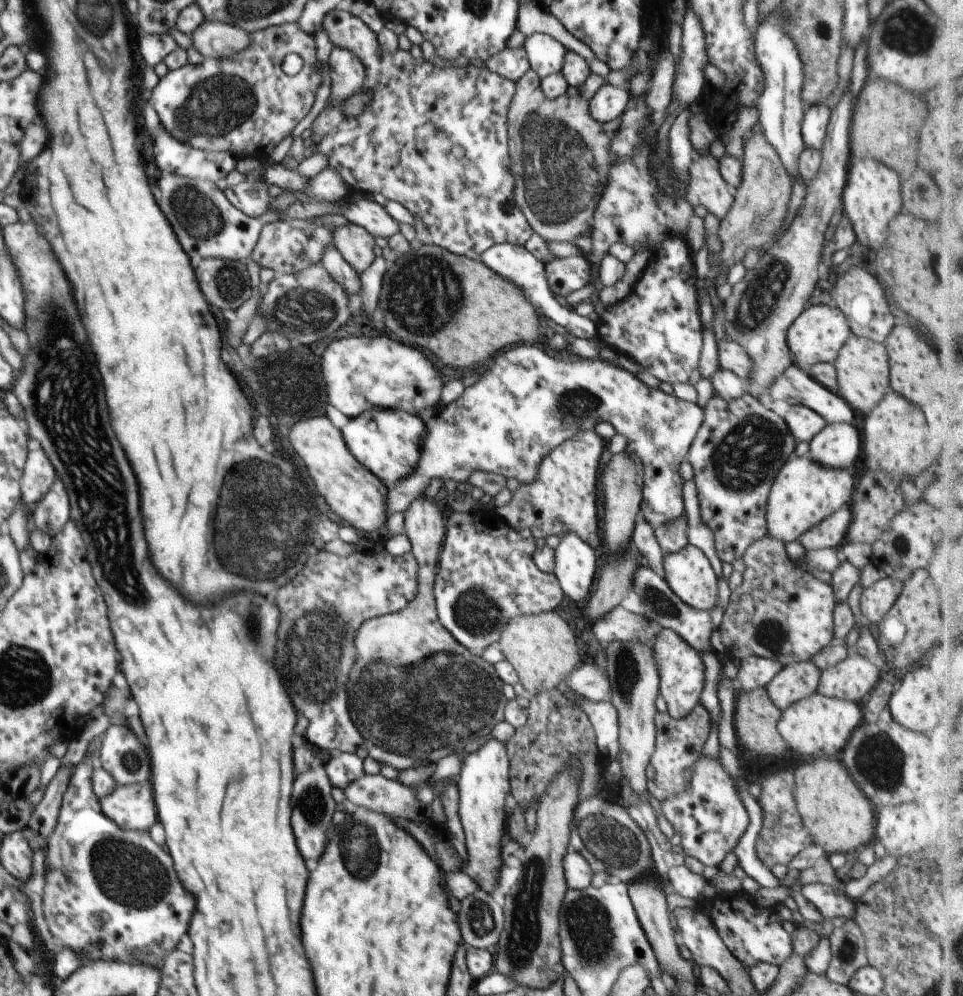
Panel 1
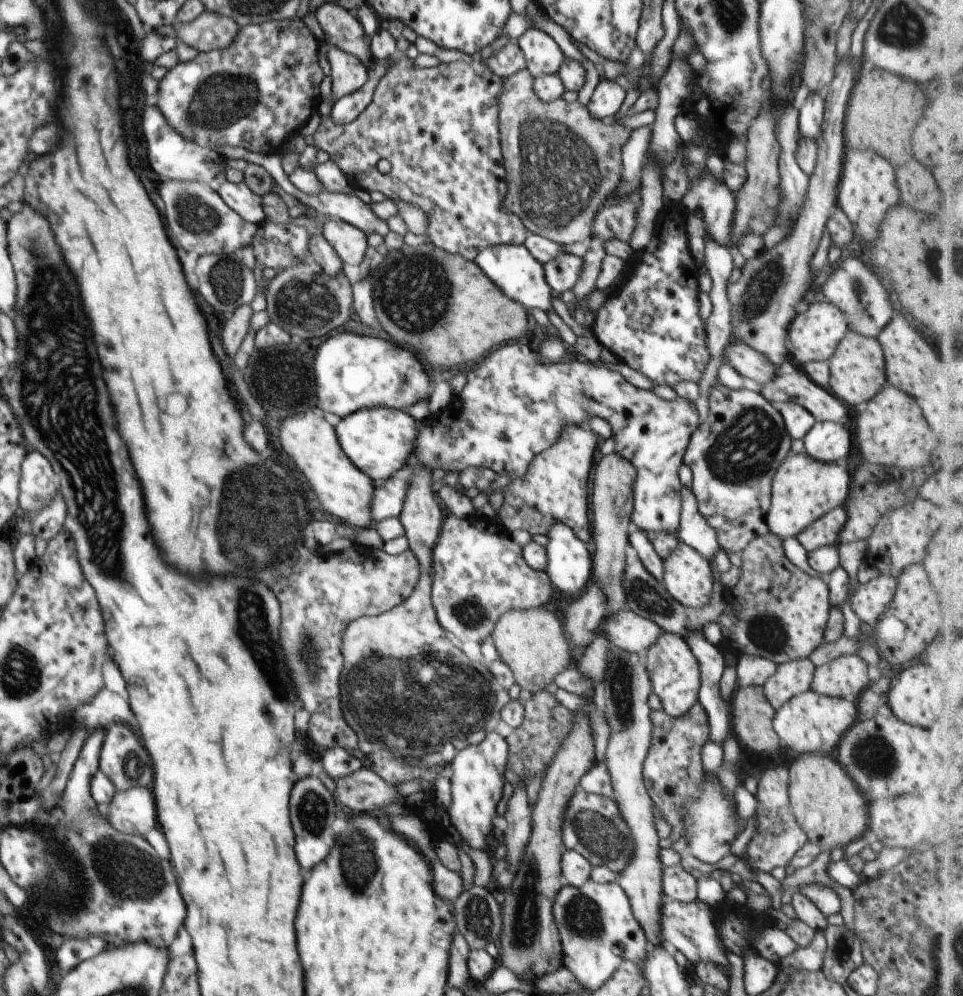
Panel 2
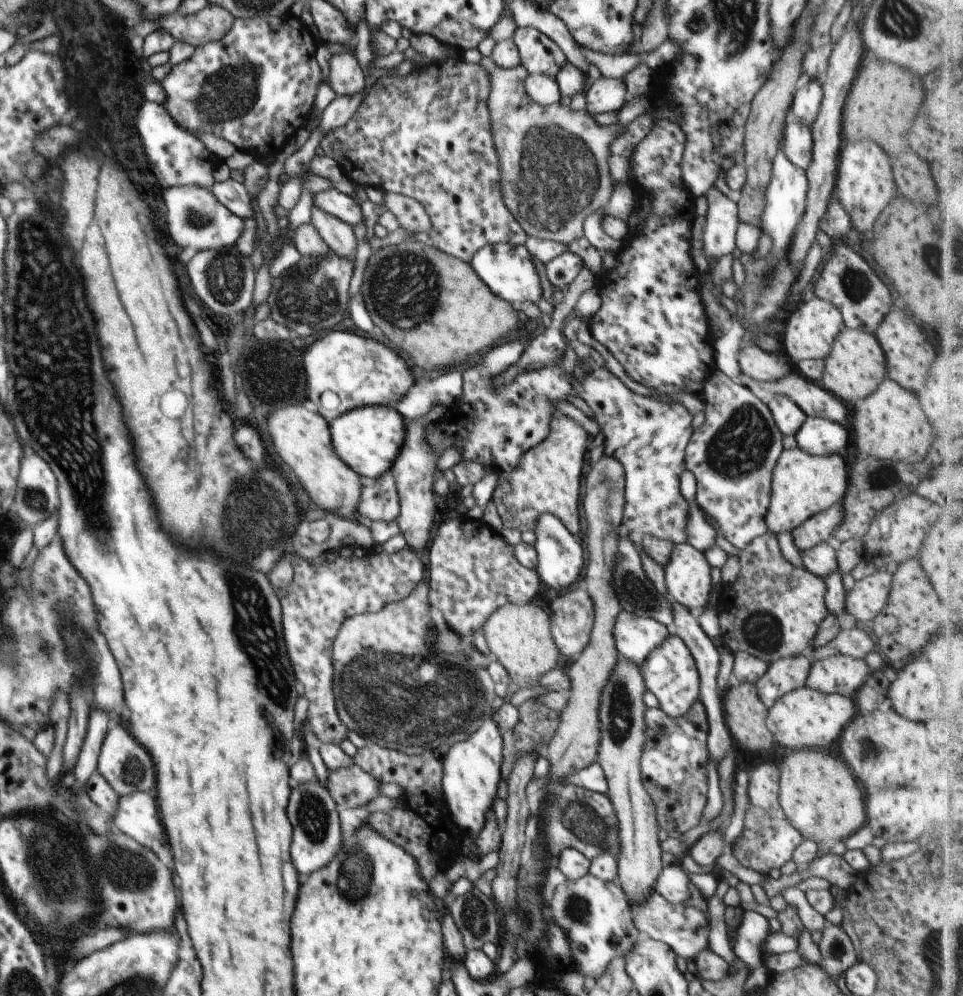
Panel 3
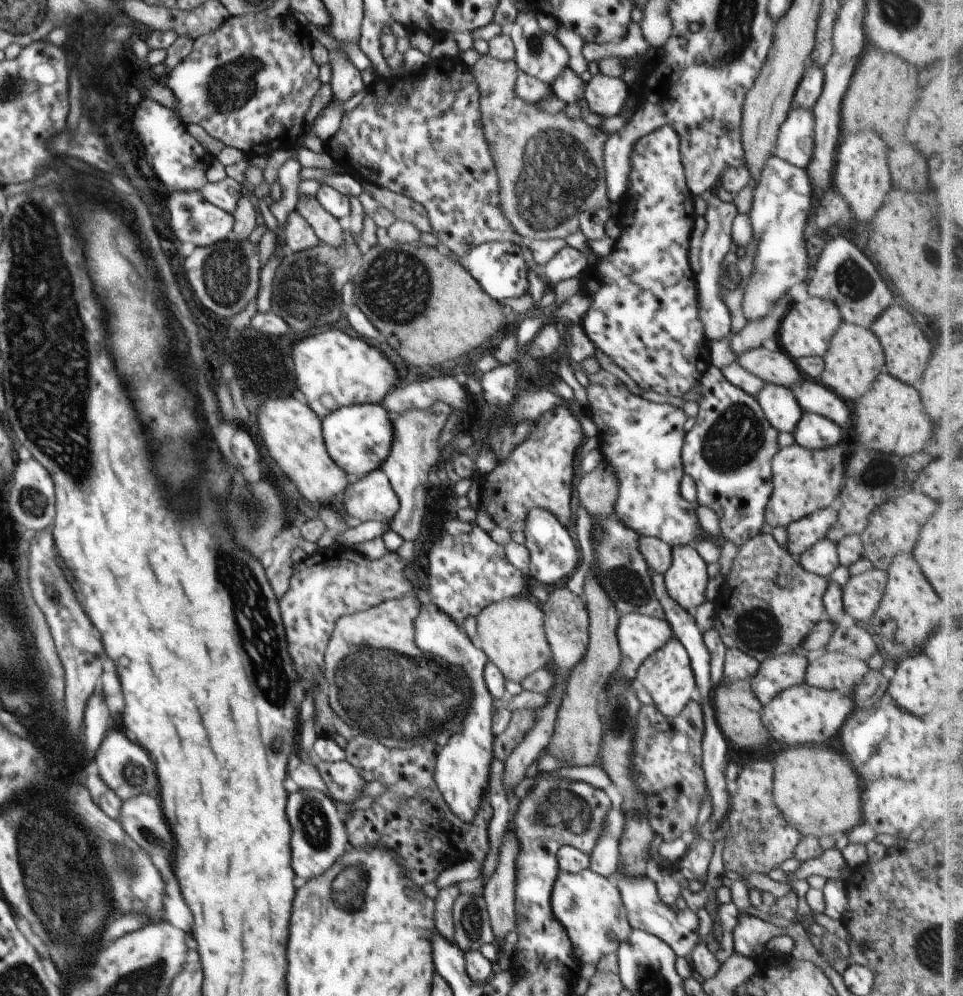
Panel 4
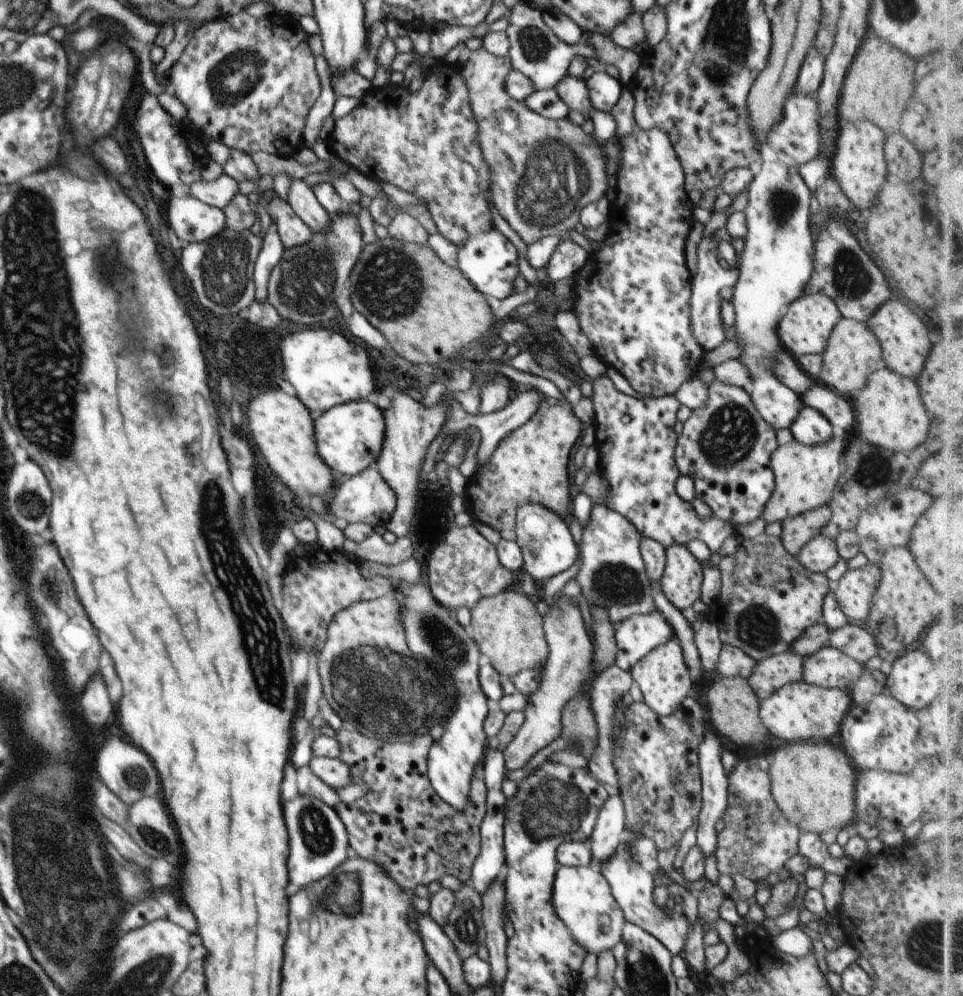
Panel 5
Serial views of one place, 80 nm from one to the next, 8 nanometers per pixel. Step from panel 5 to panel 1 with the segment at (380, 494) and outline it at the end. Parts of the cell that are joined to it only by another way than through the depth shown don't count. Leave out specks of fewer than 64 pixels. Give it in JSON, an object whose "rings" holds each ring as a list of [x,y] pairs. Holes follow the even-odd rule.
{"rings":[[[525,343],[505,348],[494,356],[493,364],[479,379],[468,386],[460,398],[434,412],[426,421],[426,438],[420,452],[418,466],[412,474],[404,476],[388,489],[386,494],[386,516],[404,513],[412,500],[425,494],[434,478],[454,480],[458,485],[466,485],[466,480],[474,470],[514,478],[520,483],[534,482],[538,478],[538,466],[544,456],[548,456],[556,446],[569,440],[584,430],[594,430],[598,422],[608,422],[618,434],[626,437],[626,454],[638,456],[644,470],[642,504],[640,512],[644,520],[656,529],[662,524],[680,520],[684,513],[682,492],[684,480],[680,476],[680,464],[687,459],[688,450],[702,426],[704,412],[697,404],[680,400],[675,395],[665,394],[660,388],[648,388],[634,374],[616,363],[603,359],[587,360],[573,357],[550,358],[546,352]]]}

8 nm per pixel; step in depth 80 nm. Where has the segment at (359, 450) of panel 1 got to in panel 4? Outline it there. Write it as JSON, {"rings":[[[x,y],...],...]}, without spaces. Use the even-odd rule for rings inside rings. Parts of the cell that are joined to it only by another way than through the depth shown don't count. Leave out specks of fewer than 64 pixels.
{"rings":[[[380,403],[350,405],[349,407],[336,409],[327,417],[324,417],[321,423],[328,454],[340,468],[343,468],[347,472],[351,479],[362,477],[376,469],[380,469],[390,454],[393,443],[392,415]]]}

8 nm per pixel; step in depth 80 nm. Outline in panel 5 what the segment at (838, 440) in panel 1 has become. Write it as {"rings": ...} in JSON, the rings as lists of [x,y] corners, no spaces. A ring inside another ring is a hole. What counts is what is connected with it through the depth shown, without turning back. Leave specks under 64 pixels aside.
{"rings":[[[806,406],[801,408],[789,429],[793,438],[803,445],[824,444],[838,434],[825,416]]]}

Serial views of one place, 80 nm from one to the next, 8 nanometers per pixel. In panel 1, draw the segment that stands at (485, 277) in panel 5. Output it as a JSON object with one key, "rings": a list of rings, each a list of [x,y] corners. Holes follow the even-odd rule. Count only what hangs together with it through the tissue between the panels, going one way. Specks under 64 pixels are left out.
{"rings":[[[510,243],[496,244],[482,252],[480,262],[484,262],[498,276],[502,276],[508,282],[512,282],[516,288],[522,288],[522,294],[526,296],[526,300],[536,307],[536,310],[543,317],[552,319],[576,338],[592,339],[597,337],[597,323],[592,322],[588,317],[578,315],[574,308],[567,307],[561,299],[553,296],[546,279],[545,264],[534,258],[524,245],[516,246]]]}

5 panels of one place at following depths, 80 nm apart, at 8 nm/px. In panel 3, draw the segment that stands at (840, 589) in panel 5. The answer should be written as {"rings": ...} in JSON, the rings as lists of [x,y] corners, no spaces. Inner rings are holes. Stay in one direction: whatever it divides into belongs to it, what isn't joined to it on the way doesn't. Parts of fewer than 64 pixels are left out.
{"rings":[[[884,571],[856,581],[846,595],[845,610],[852,614],[860,626],[869,627],[872,621],[882,613],[891,591],[893,576]]]}

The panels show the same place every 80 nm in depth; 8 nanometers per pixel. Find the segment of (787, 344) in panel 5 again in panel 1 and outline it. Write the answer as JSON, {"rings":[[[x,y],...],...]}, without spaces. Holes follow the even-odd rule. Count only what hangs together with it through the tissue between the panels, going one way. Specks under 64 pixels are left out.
{"rings":[[[824,304],[808,306],[787,331],[788,348],[793,365],[798,366],[803,374],[810,375],[810,368],[814,364],[833,364],[839,349],[851,335],[844,314],[837,307]]]}

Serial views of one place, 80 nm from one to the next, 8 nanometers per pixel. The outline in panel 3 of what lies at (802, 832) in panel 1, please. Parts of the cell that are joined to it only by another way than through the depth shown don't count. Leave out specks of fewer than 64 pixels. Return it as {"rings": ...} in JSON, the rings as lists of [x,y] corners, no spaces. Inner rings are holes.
{"rings":[[[762,764],[750,772],[747,794],[750,797],[743,836],[738,840],[733,852],[735,857],[746,867],[764,876],[772,868],[780,868],[793,858],[795,848],[804,840],[801,832],[789,823],[779,801],[780,769],[774,764]]]}

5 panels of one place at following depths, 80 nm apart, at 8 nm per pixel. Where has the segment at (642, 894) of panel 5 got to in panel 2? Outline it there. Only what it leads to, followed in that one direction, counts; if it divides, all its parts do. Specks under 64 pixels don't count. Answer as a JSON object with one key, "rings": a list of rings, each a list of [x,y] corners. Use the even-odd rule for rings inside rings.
{"rings":[[[665,898],[661,910],[661,939],[668,948],[672,951],[680,950],[693,963],[712,962],[728,971],[729,976],[730,966],[726,957],[727,950],[719,937],[716,921],[712,908],[700,900],[683,903]]]}

